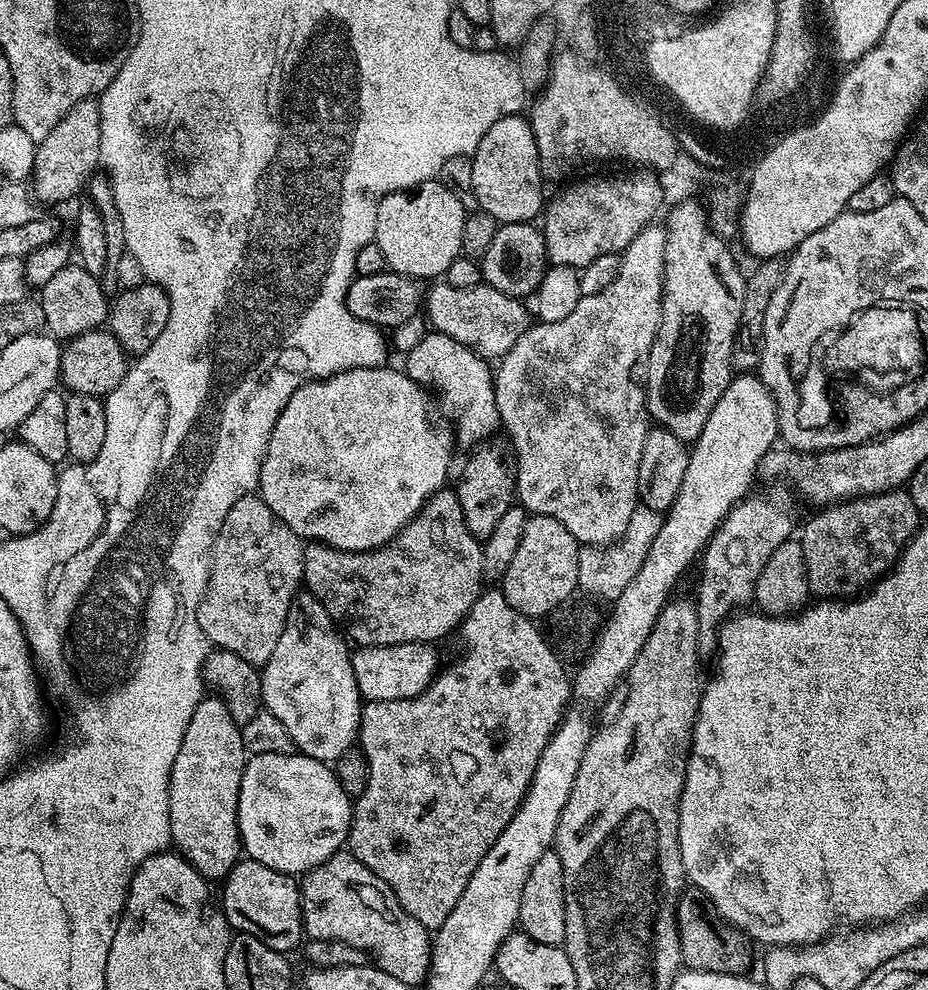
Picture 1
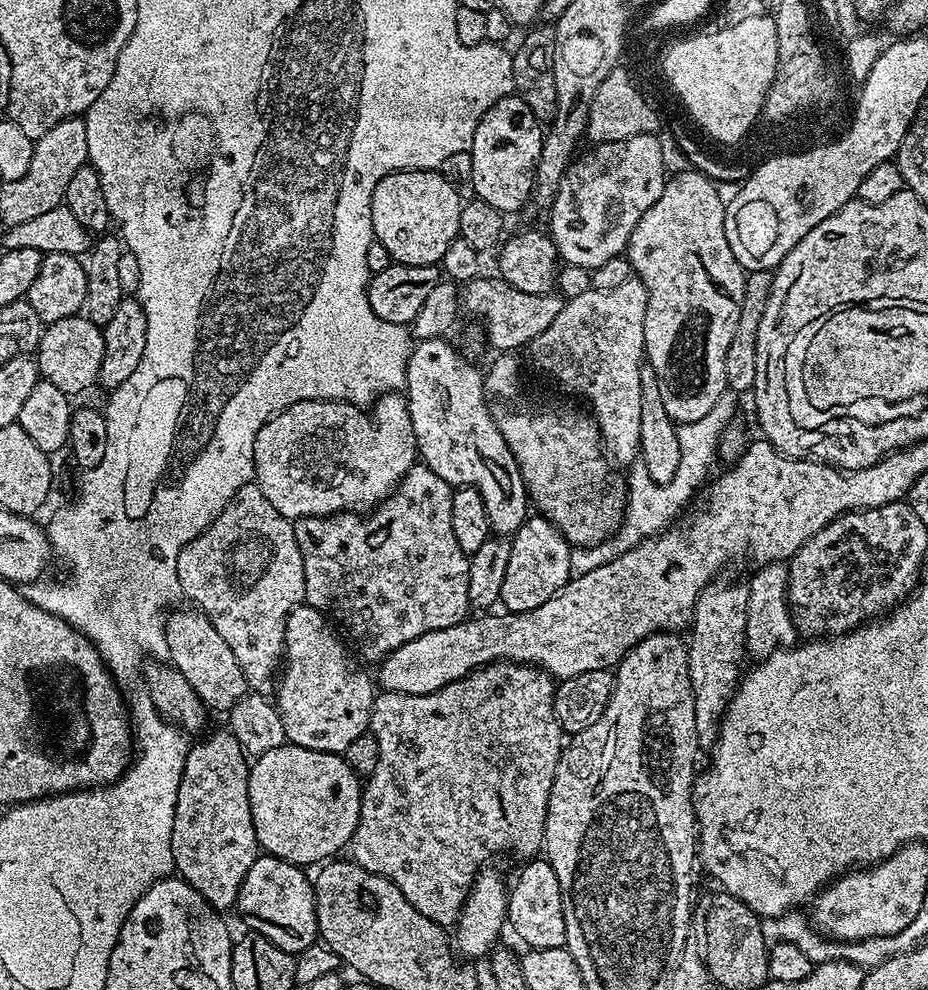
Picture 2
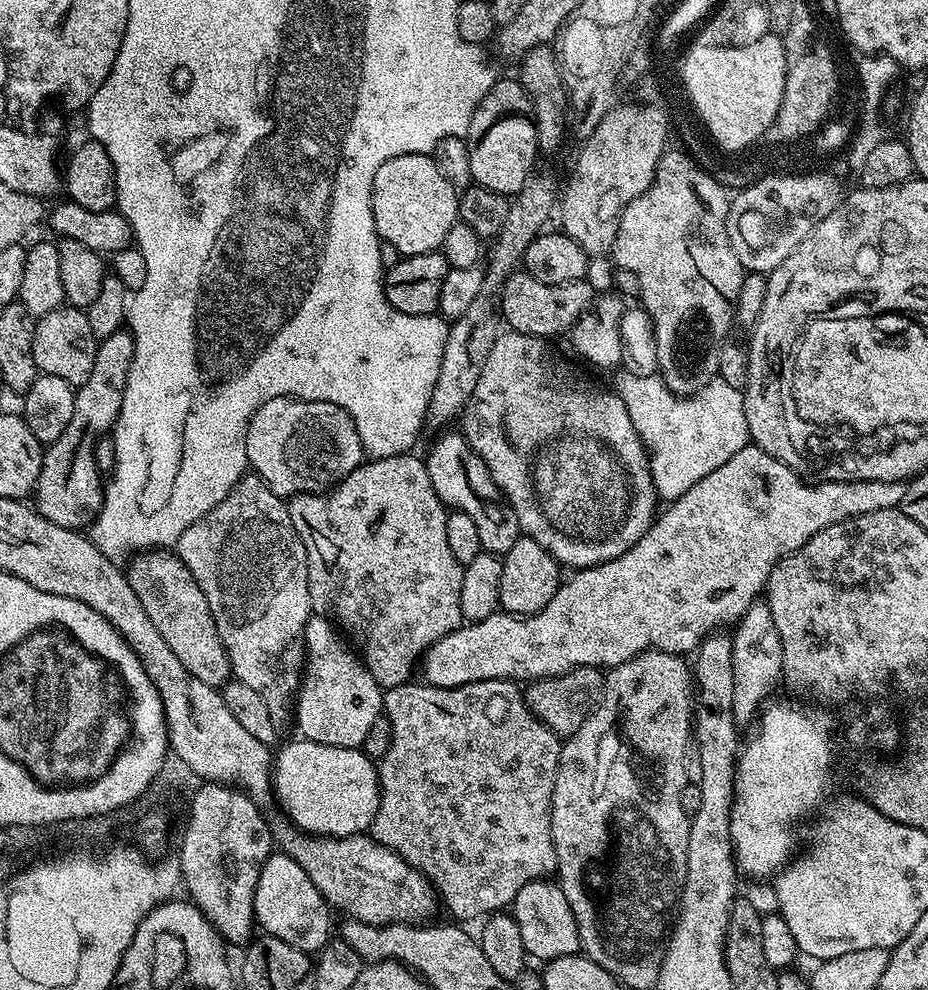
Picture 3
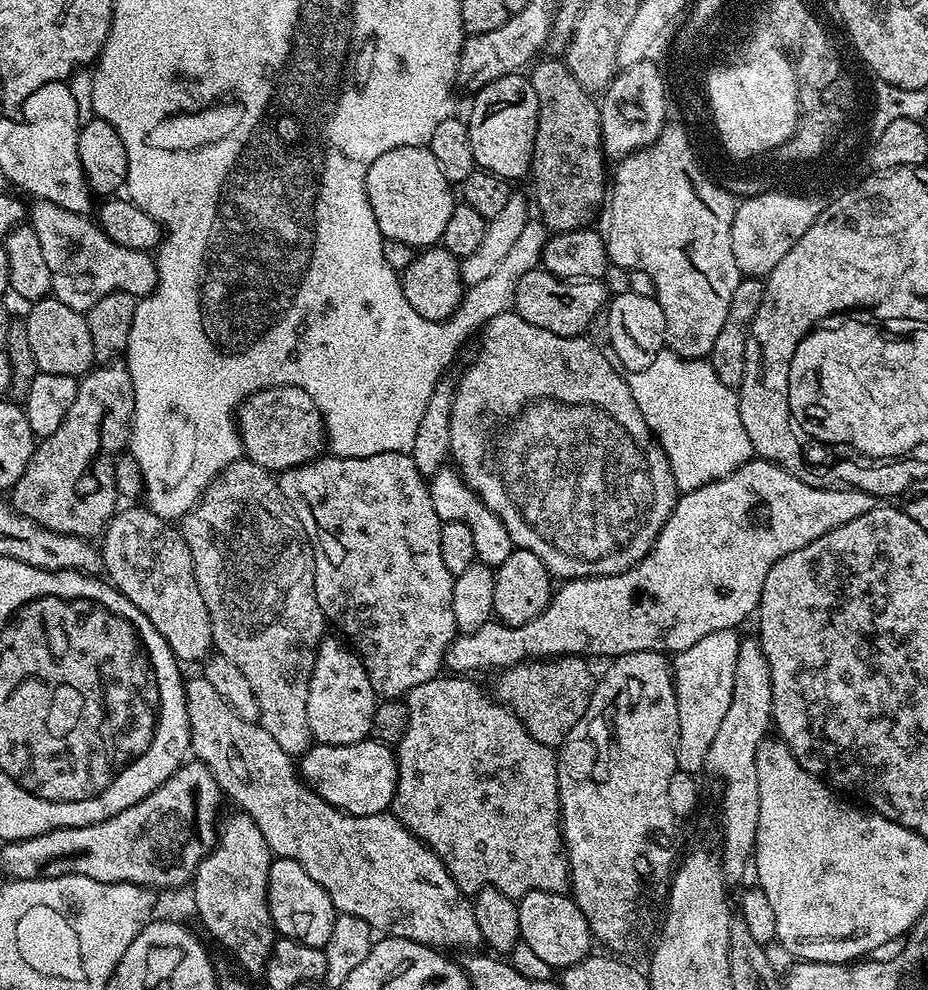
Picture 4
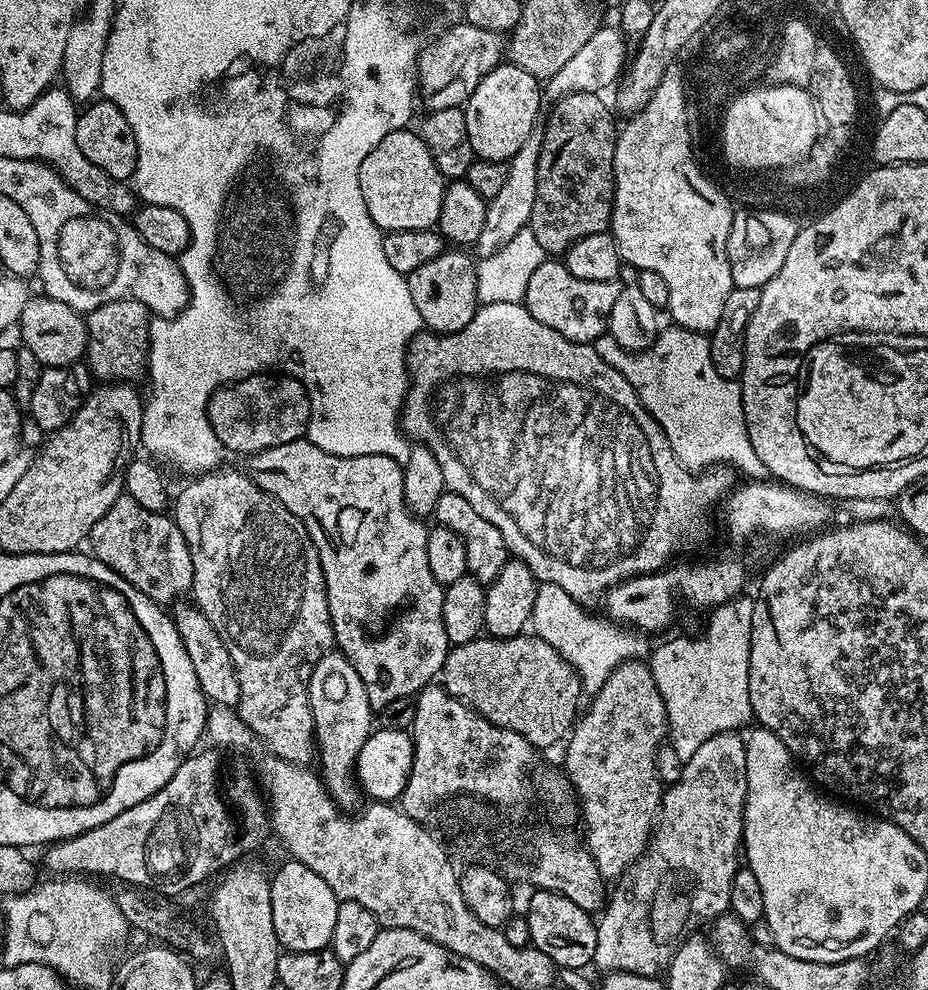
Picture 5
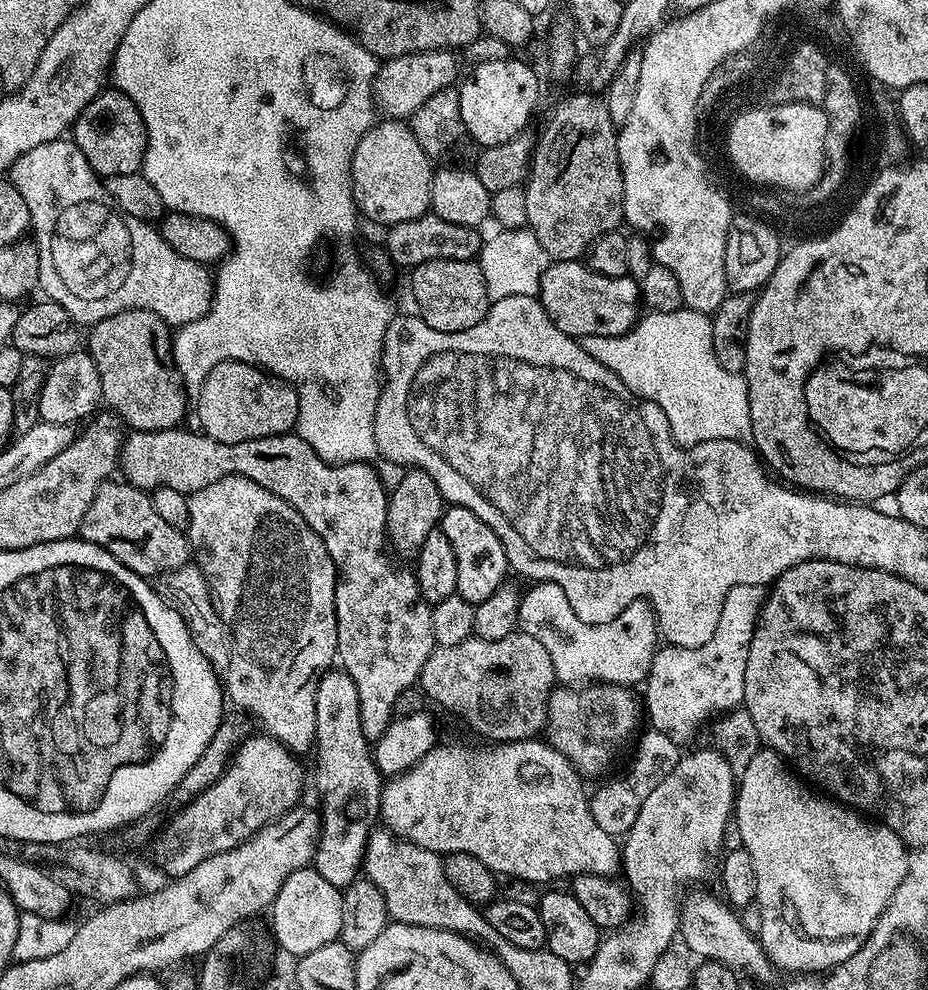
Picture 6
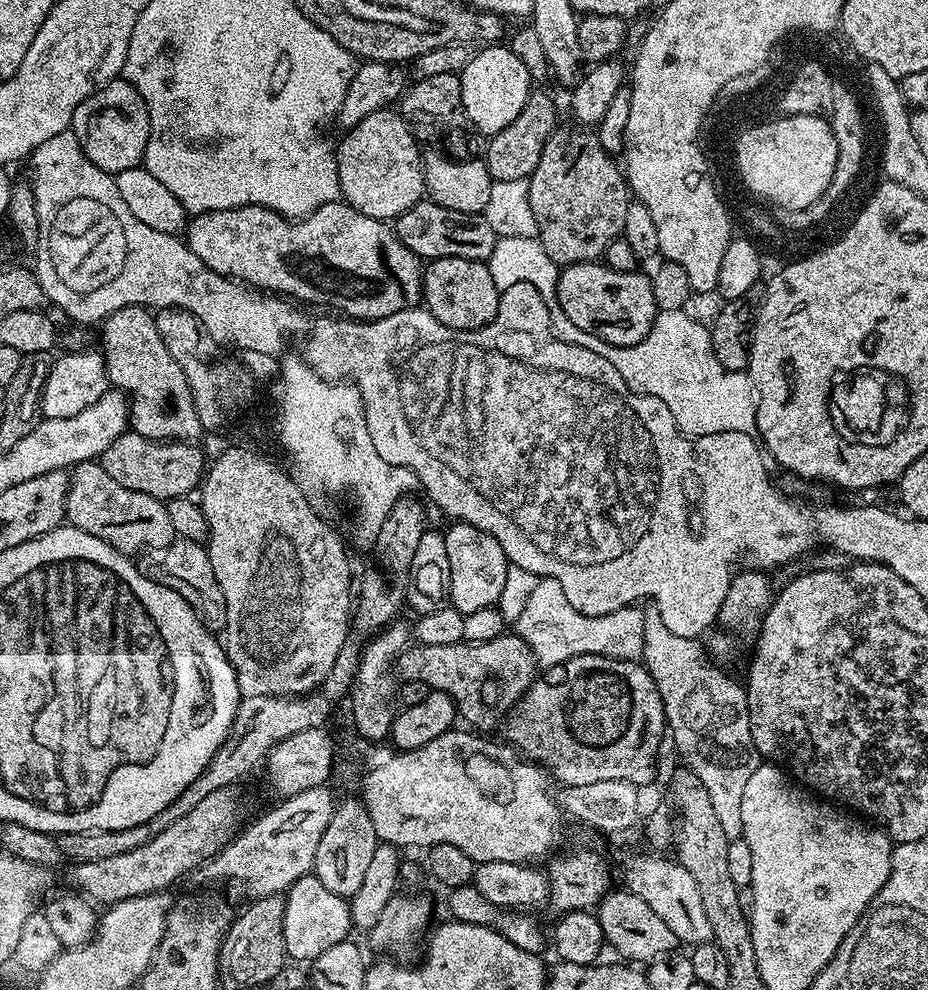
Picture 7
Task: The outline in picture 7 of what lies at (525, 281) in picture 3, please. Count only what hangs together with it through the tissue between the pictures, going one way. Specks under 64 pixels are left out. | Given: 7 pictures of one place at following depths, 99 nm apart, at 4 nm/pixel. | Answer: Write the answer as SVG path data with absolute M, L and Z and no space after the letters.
M603 262L561 267L555 303L589 337L597 336L619 348L634 346L650 334L658 311L652 281L642 272L619 272Z

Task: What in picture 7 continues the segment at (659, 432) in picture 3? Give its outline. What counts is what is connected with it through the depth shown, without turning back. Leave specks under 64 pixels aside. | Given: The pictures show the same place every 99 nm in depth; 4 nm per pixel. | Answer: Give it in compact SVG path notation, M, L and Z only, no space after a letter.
M657 311L654 326L650 326L650 334L642 338L634 346L619 348L607 344L597 336L589 337L588 347L594 350L606 362L613 364L626 386L640 396L653 396L663 407L663 411L675 422L683 435L689 438L722 434L723 432L756 432L756 391L752 389L752 380L747 371L731 372L726 370L714 358L712 330L707 323L688 316L687 311Z

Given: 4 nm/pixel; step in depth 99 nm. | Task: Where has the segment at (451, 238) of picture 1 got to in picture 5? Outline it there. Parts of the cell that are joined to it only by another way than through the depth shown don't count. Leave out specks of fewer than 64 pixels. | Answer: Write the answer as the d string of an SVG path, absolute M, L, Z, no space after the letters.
M403 128L386 134L386 138L362 158L360 185L370 218L374 218L385 233L435 229L439 225L446 178L438 170L426 142L415 131Z

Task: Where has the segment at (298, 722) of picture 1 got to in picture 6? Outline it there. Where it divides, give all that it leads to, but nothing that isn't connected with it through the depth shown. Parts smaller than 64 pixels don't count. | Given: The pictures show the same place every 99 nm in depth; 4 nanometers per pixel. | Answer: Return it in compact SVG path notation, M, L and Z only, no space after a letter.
M343 670L325 671L316 683L315 752L322 831L314 867L330 886L343 890L361 875L368 837L374 831L372 819L375 821L380 814L382 787L382 774L376 769L370 741L362 734L362 718L358 718L358 686Z

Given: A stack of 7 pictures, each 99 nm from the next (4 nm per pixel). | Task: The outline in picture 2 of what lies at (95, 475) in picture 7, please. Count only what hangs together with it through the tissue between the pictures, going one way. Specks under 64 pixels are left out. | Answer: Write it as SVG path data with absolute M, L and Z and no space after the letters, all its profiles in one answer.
M181 607L176 610L181 612L173 611L167 617L164 625L168 642L167 659L173 668L180 671L182 678L190 682L190 686L198 694L205 709L212 711L213 708L220 714L227 713L228 709L236 705L249 691L246 678L242 674L242 666L238 666L230 646L226 646L222 634L214 630L208 615L195 607L188 607Z

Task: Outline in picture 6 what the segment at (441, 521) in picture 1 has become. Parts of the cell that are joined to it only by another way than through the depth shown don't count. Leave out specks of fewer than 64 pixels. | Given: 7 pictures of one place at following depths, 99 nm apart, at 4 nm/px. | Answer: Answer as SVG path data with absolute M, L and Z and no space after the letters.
M179 426L162 429L160 432L129 431L123 444L120 446L120 458L118 461L119 471L121 473L124 471L123 479L135 486L135 488L153 490L158 487L169 487L172 490L191 494L198 490L206 490L206 486L210 486L210 482L218 482L223 476L241 476L242 478L250 478L250 482L258 482L258 486L270 490L270 494L278 494L278 498L282 498L290 506L294 506L294 510L298 510L298 514L302 514L304 521L312 527L314 534L318 534L318 538L322 538L322 542L326 546L326 550L336 567L337 578L334 606L336 607L336 654L338 664L343 671L348 673L348 677L352 679L354 686L358 686L358 718L362 718L362 734L366 734L366 738L370 742L375 742L378 738L382 738L382 734L386 734L386 726L390 726L390 722L394 718L392 711L394 710L394 701L398 698L398 694L402 694L402 690L413 687L419 681L422 666L426 666L430 654L438 645L434 638L432 605L421 596L415 571L411 567L399 568L398 565L392 564L391 558L388 557L390 543L387 534L387 508L390 492L384 481L381 480L379 471L368 462L330 464L315 452L311 443L305 437L303 440L302 437L296 436L297 434L250 438L250 442L227 444L226 442L218 442L214 438L205 436L196 430L193 430L193 432L183 432L183 430L184 428Z

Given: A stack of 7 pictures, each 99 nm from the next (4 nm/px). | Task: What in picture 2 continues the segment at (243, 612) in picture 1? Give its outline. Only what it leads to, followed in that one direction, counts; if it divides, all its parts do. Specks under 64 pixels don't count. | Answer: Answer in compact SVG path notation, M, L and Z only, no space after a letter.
M250 483L242 486L242 490L238 490L238 494L234 494L232 501L221 510L218 518L214 518L214 522L202 535L194 538L194 542L190 542L182 550L182 554L178 554L178 578L180 579L180 590L185 597L188 596L195 604L195 607L208 615L210 622L214 626L214 630L218 630L218 634L222 634L226 646L230 646L230 651L234 653L234 659L238 662L238 666L242 666L242 674L246 678L249 689L253 693L261 696L271 697L278 683L278 673L282 668L282 657L284 654L284 639L286 638L286 620L288 615L296 609L297 606L304 603L304 567L302 566L302 554L298 550L298 538L292 529L293 521L288 520L282 514L278 514L278 510L274 510L274 506L270 506L270 502L266 502L266 494L262 494L262 490L256 483Z

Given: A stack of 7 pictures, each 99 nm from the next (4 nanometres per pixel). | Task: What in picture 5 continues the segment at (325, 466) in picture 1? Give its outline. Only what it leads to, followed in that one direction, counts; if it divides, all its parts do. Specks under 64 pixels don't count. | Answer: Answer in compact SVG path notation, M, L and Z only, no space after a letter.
M261 374L217 388L207 414L221 449L251 454L301 439L309 431L312 407L302 382L283 374Z

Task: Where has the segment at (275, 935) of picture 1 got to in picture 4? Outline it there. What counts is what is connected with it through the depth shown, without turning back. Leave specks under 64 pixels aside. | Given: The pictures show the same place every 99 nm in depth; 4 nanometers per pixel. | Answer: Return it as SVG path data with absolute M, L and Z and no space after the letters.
M273 859L268 875L268 909L272 915L272 927L285 940L296 940L306 946L323 948L330 938L337 918L336 907L330 902L330 894L298 866L293 860Z

